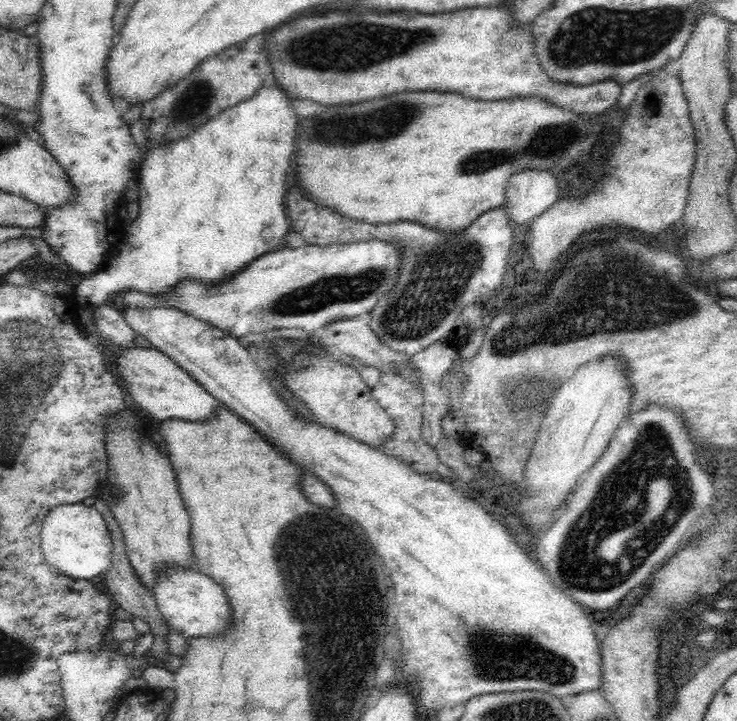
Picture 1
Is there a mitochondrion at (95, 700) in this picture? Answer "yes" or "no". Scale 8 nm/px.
no

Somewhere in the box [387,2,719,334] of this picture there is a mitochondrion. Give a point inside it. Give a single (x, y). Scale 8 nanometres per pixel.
(595, 35)

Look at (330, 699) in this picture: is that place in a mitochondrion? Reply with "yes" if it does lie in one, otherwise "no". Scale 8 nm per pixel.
yes

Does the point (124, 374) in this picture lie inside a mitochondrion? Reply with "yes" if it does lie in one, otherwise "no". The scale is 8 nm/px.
no

